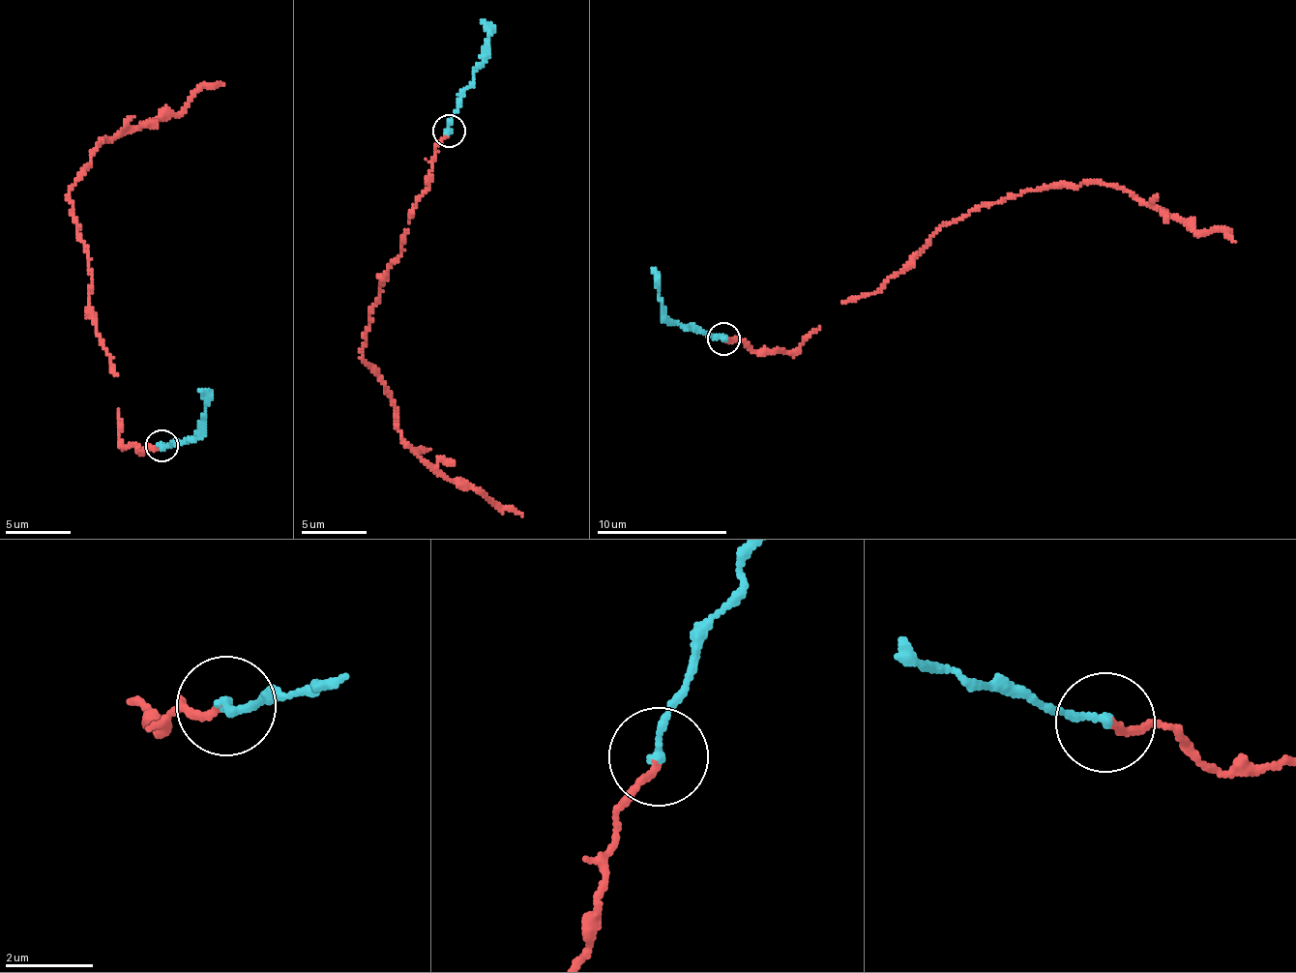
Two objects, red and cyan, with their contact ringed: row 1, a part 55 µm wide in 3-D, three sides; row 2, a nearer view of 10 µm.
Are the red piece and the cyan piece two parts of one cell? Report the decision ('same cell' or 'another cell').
same cell

